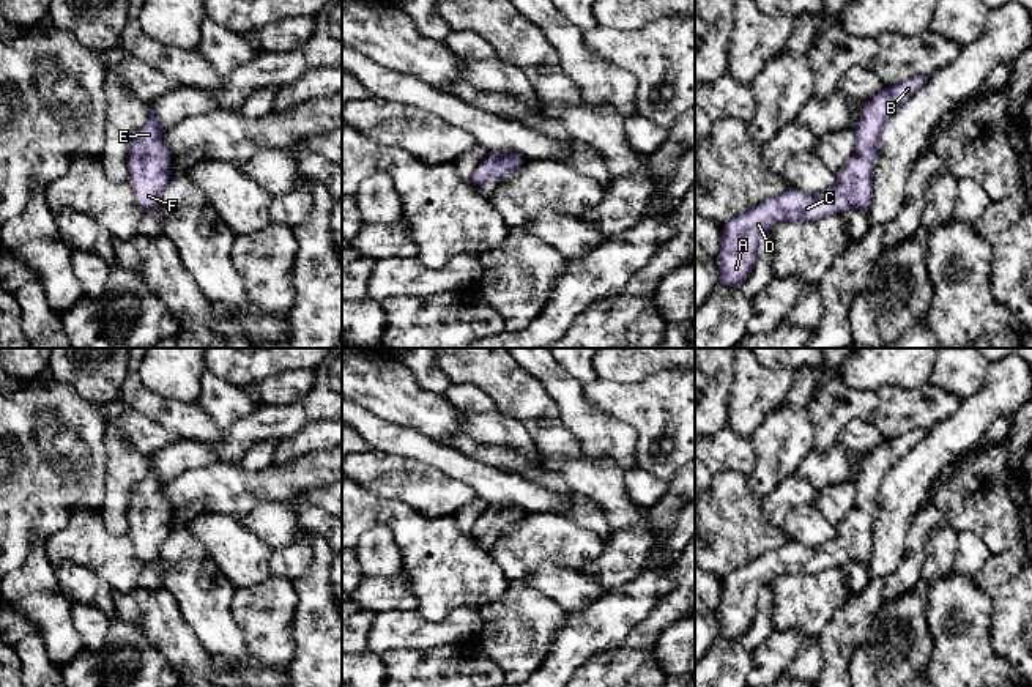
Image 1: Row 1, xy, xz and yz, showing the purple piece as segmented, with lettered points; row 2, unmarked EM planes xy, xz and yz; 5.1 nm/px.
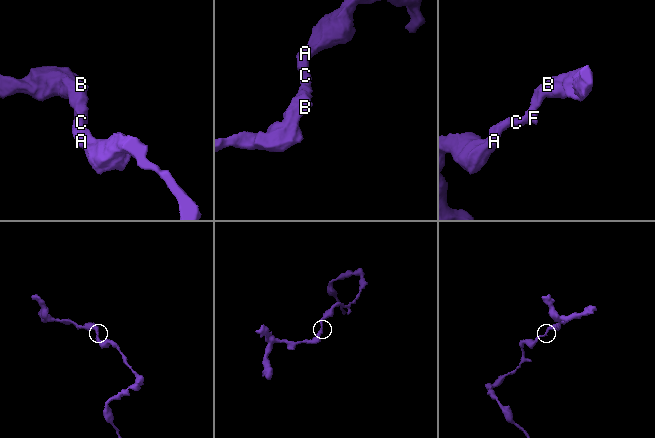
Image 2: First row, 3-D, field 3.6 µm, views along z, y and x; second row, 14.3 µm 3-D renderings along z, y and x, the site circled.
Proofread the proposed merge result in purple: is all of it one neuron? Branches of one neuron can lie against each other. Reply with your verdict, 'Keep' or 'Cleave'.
Keep

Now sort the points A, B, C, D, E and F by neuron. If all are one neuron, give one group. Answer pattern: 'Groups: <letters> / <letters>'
Groups: A B C D E F

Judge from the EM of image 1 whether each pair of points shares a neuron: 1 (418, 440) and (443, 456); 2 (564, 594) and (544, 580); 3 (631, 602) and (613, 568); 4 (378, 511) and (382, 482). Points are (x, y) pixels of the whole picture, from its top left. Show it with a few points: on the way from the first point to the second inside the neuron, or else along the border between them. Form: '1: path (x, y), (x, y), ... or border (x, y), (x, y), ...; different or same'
1: path (424, 446), (437, 456); same
2: path (560, 590), (549, 580); same
3: border (649, 560), (632, 579), (607, 591); different
4: border (358, 481), (374, 493), (402, 500), (415, 509); different

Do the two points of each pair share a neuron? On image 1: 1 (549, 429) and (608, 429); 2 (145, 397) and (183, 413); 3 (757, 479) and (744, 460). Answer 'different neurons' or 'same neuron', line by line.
1: different neurons
2: same neuron
3: different neurons

